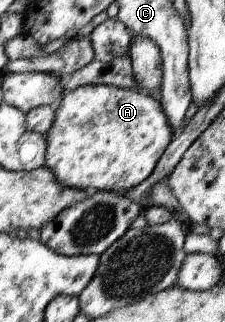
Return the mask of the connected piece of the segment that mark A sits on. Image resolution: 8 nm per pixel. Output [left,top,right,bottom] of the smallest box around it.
[44,85,172,192]

